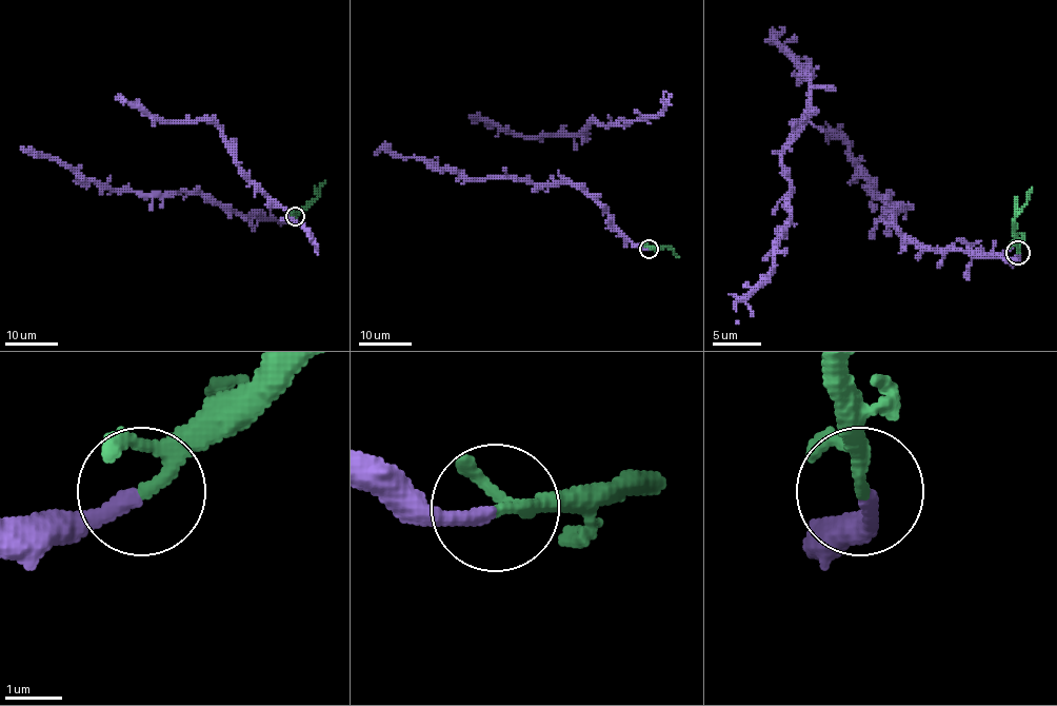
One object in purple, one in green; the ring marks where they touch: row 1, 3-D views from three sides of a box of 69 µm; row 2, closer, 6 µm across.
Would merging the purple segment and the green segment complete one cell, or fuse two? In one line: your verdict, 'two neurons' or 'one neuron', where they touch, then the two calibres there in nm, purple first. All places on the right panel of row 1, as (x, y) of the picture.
one neuron | (1018, 252) | 280/190 nm

